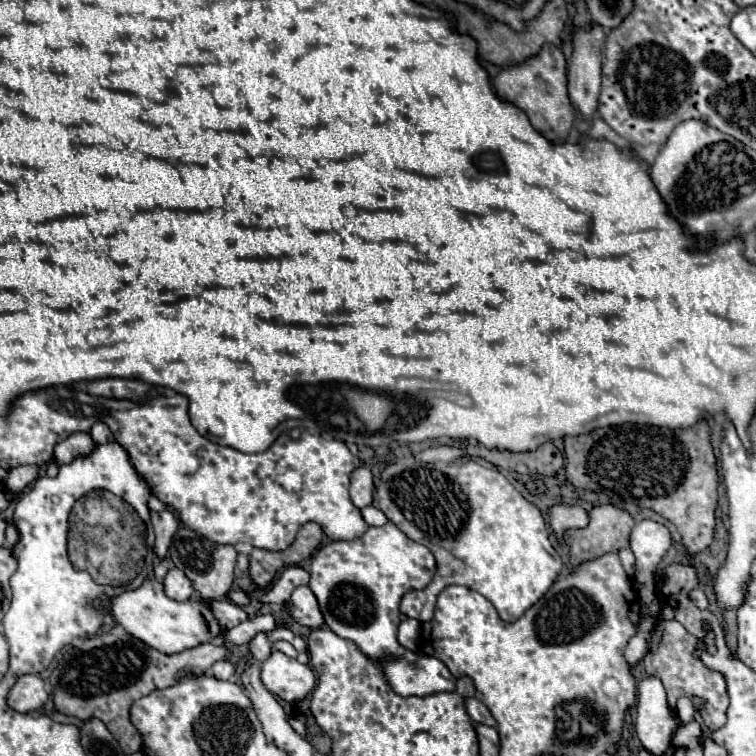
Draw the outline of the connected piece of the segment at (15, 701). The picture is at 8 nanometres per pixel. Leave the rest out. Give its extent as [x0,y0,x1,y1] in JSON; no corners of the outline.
[8,675,48,713]

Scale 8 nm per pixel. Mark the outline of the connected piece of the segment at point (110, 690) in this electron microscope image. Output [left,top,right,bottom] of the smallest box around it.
[48,629,228,755]

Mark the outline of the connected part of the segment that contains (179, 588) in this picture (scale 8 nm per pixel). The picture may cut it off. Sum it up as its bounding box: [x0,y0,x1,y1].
[164,567,194,601]

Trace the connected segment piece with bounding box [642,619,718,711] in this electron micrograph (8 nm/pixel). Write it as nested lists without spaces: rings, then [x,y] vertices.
[[[660,619],[654,625],[652,639],[650,639],[650,649],[644,655],[644,671],[646,675],[656,675],[666,693],[668,693],[668,705],[672,711],[676,711],[676,703],[680,697],[704,697],[704,699],[714,699],[718,695],[718,675],[708,671],[700,659],[692,657],[692,649],[696,647],[696,637],[688,633],[678,621],[664,621]]]

